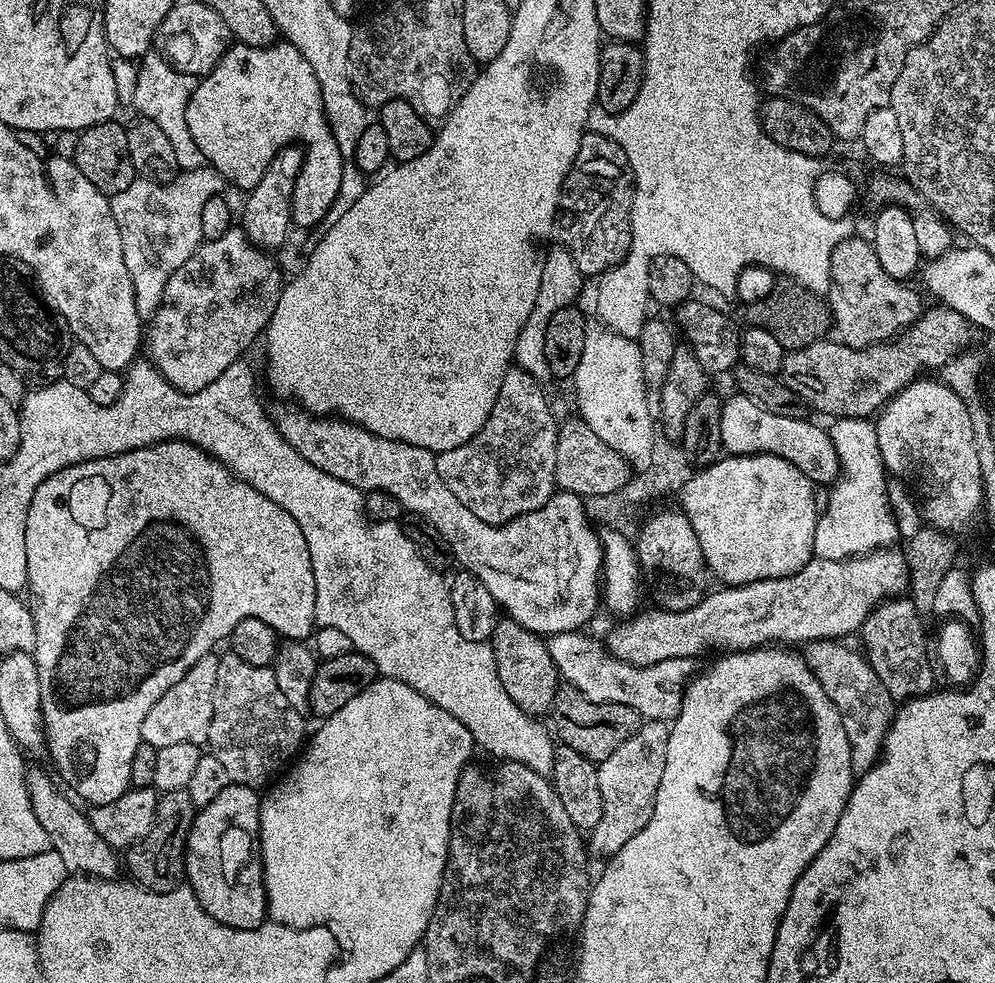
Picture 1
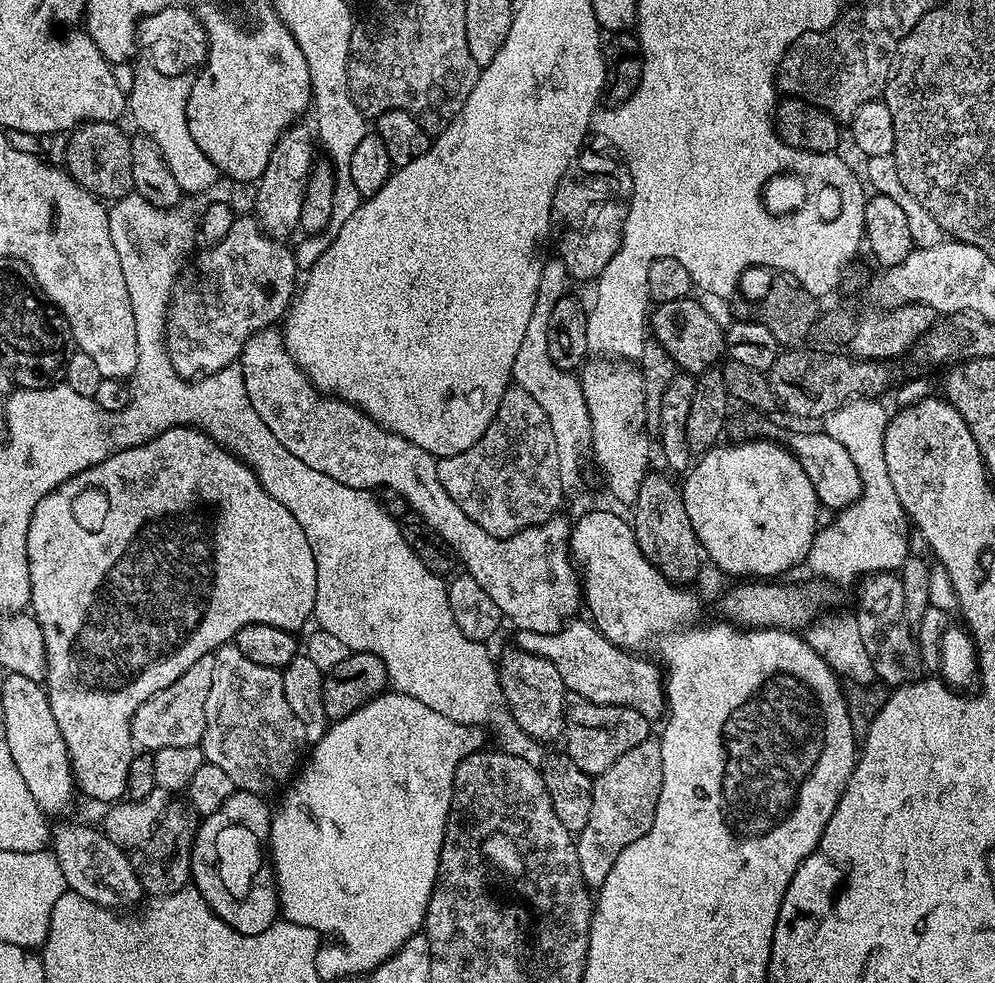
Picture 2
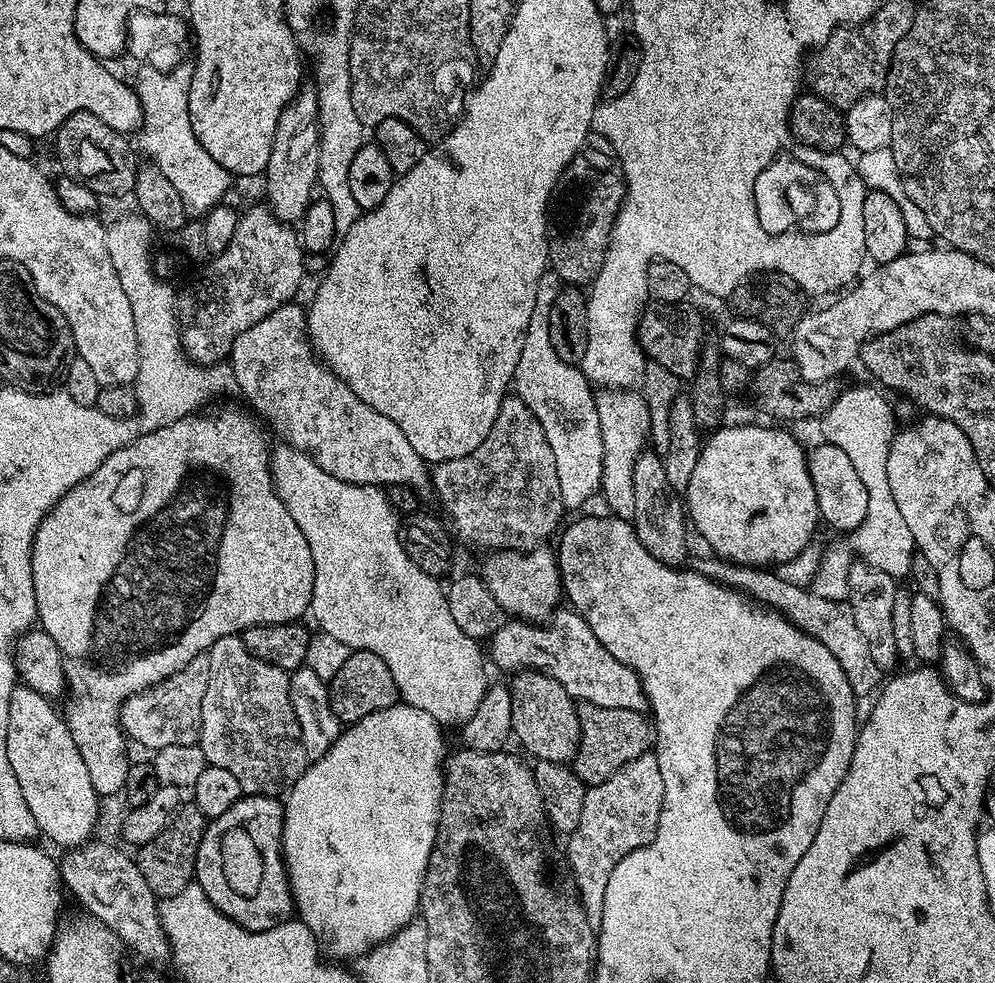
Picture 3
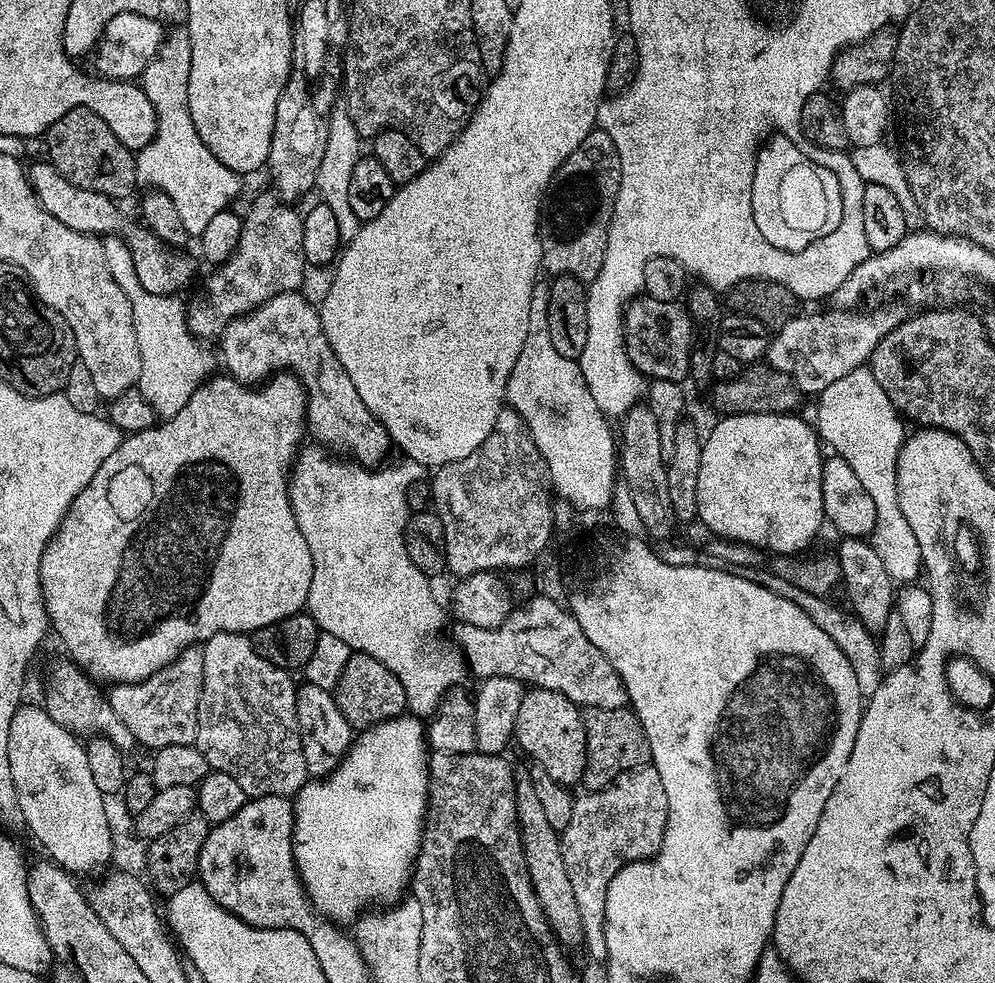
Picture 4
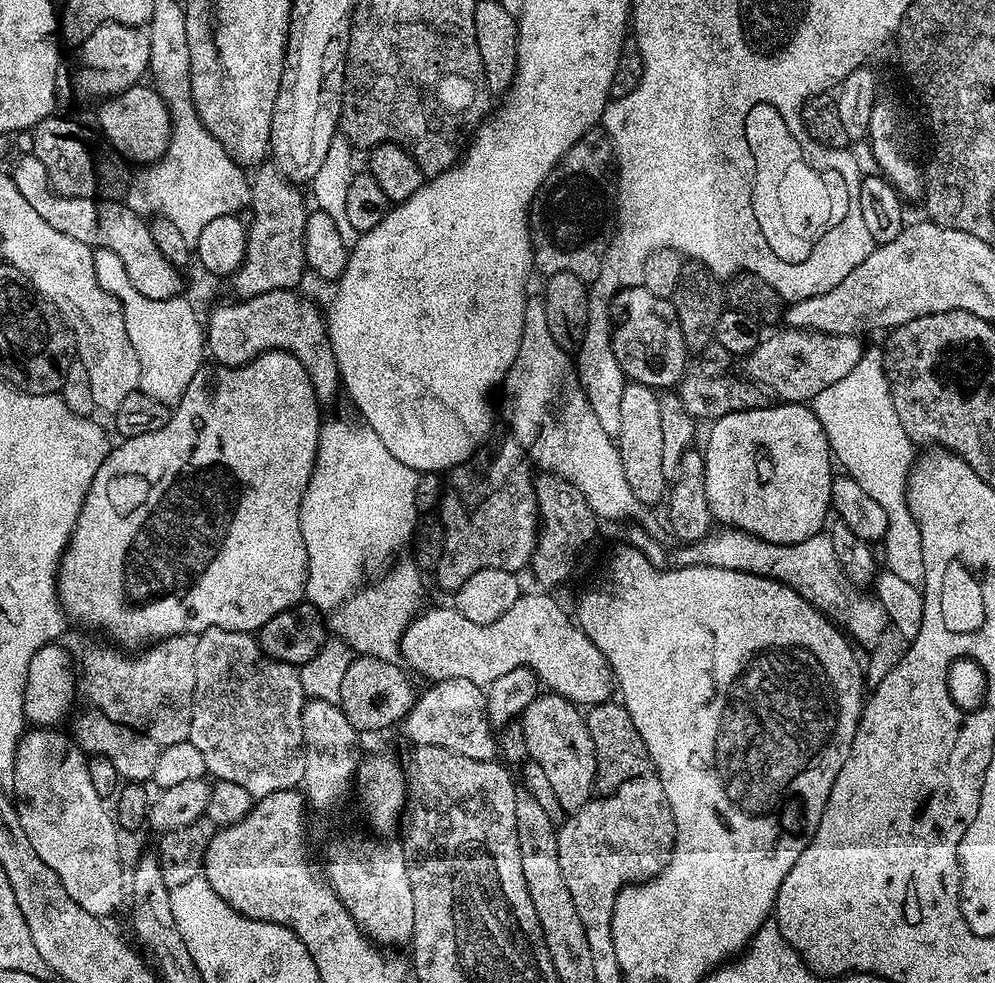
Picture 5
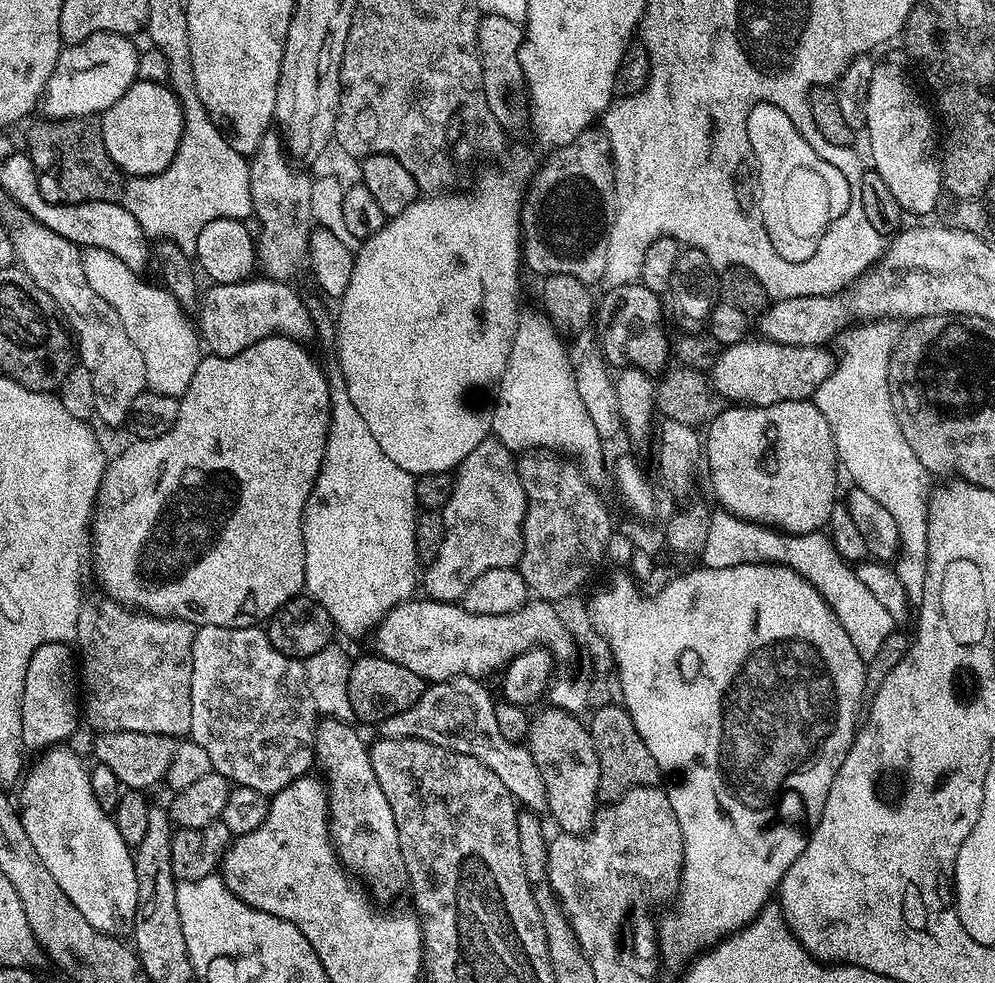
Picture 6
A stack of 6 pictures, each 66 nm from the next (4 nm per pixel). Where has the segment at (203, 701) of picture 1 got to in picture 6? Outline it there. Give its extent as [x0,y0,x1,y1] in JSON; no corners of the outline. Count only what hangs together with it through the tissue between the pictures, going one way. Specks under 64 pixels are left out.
[74,595,196,737]

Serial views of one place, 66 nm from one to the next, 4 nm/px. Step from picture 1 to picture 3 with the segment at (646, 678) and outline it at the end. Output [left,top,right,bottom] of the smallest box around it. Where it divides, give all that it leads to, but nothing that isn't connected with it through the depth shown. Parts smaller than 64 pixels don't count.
[490,610,650,713]

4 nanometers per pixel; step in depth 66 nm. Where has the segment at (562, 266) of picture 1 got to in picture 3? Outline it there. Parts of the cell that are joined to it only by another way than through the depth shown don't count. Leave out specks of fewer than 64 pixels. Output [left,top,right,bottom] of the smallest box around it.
[512,270,604,510]

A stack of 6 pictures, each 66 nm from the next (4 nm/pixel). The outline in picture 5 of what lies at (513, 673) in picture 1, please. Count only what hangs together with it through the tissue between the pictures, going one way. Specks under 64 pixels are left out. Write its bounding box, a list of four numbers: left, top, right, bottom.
[518,690,596,813]

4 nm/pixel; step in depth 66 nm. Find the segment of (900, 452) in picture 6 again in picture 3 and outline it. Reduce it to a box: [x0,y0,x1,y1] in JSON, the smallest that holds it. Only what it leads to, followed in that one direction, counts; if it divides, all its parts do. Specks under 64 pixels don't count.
[810,388,917,601]

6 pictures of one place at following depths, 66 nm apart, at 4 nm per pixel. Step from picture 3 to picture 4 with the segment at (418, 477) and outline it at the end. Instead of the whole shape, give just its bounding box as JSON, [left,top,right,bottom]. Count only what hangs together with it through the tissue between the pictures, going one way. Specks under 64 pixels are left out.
[218,291,393,468]

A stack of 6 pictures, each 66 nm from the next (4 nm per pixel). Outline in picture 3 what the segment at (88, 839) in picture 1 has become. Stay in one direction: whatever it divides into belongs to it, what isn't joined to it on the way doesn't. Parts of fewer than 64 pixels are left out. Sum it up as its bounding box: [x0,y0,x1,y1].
[59,842,172,964]

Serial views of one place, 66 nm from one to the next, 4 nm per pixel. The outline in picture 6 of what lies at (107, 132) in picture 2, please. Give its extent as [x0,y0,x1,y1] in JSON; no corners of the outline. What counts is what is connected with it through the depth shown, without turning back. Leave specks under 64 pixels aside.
[26,116,125,203]

